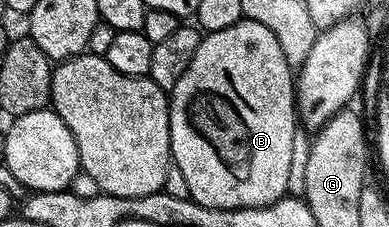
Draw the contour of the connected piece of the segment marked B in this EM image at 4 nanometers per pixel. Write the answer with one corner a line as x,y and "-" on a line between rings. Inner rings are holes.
241,18
229,29
217,29
206,32
197,45
197,53
193,53
193,61
189,61
189,69
181,73
181,81
169,93
171,116
171,157
173,166
181,169
181,177
185,177
187,194
201,205
213,209
241,209
242,207
264,207
287,195
289,185
289,165
293,161
293,141
297,134
296,78
289,61
285,61
285,53
281,53
281,44
277,37
261,21

